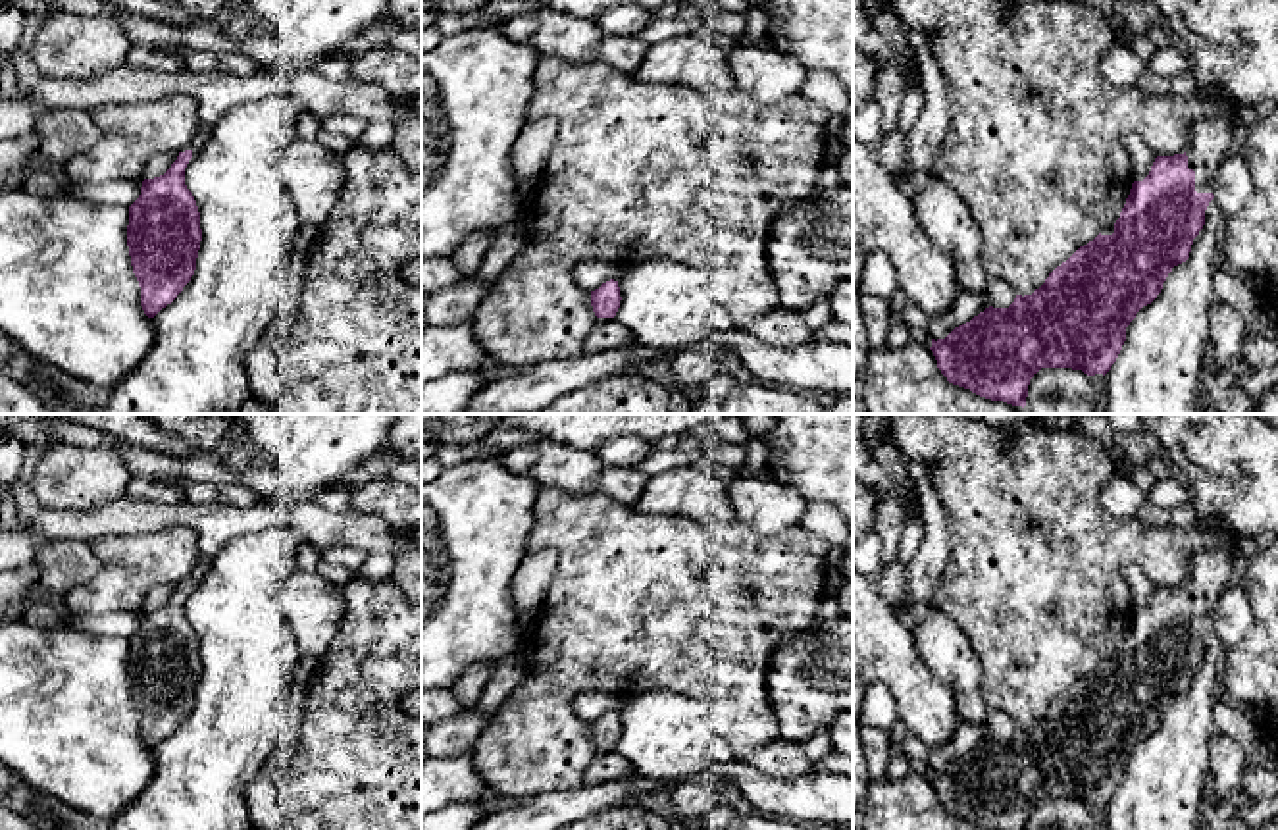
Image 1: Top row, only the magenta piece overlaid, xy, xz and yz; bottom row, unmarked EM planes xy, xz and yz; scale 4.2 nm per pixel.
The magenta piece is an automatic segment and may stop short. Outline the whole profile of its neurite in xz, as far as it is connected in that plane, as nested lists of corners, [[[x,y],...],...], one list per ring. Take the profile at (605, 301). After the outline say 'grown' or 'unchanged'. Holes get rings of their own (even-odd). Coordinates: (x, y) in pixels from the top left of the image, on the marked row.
[[[614,279],[591,291],[591,306],[597,322],[585,339],[585,352],[622,349],[635,341],[633,335],[626,331],[614,318],[620,308],[620,300],[620,287]]]; grown

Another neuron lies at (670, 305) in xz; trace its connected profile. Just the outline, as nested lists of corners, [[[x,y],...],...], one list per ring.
[[[664,258],[631,262],[618,277],[618,287],[622,300],[614,318],[643,347],[676,354],[735,327],[714,297],[712,277],[693,264]]]

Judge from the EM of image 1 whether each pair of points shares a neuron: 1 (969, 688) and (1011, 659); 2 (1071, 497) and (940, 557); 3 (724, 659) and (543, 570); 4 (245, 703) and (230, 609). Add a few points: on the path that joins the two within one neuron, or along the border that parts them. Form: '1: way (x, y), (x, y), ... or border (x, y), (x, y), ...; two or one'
1: border (965, 636), (978, 659), (982, 701), (990, 709); two
2: border (945, 509), (949, 563), (932, 596); two
3: border (553, 547), (557, 569), (545, 599), (537, 607); two
4: way (243, 680), (241, 667), (233, 659), (233, 632); one

